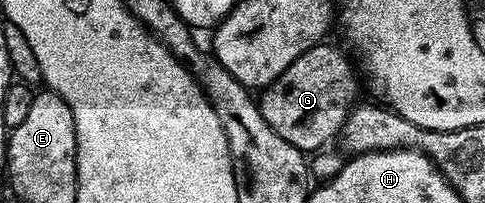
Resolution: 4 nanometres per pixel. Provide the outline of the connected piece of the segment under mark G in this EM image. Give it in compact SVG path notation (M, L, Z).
M324 42L305 50L285 74L262 89L257 103L265 122L269 122L272 130L281 134L289 146L297 146L297 150L305 154L314 154L326 149L330 145L327 143L340 135L347 113L360 99L359 84L361 88L356 65L355 68L351 65L350 58L341 49Z

